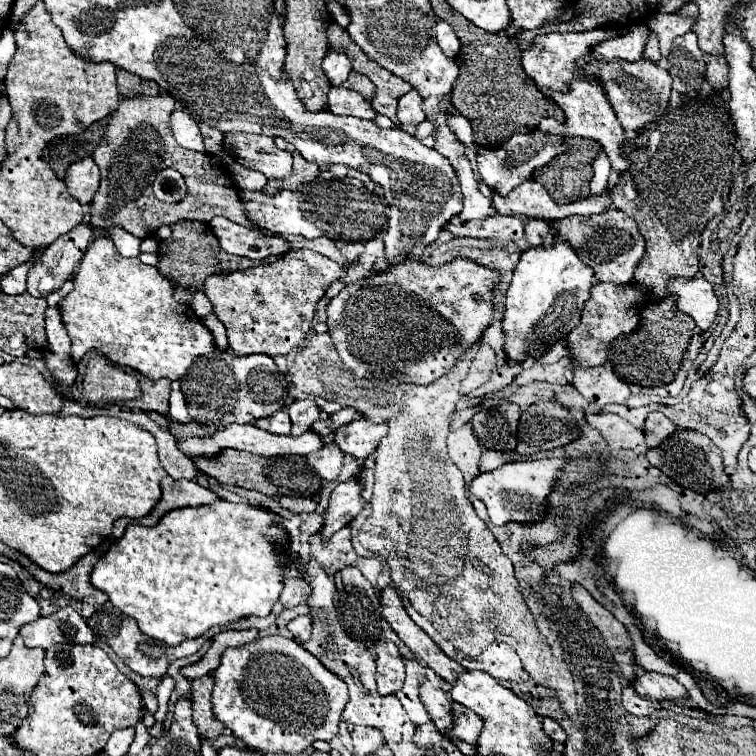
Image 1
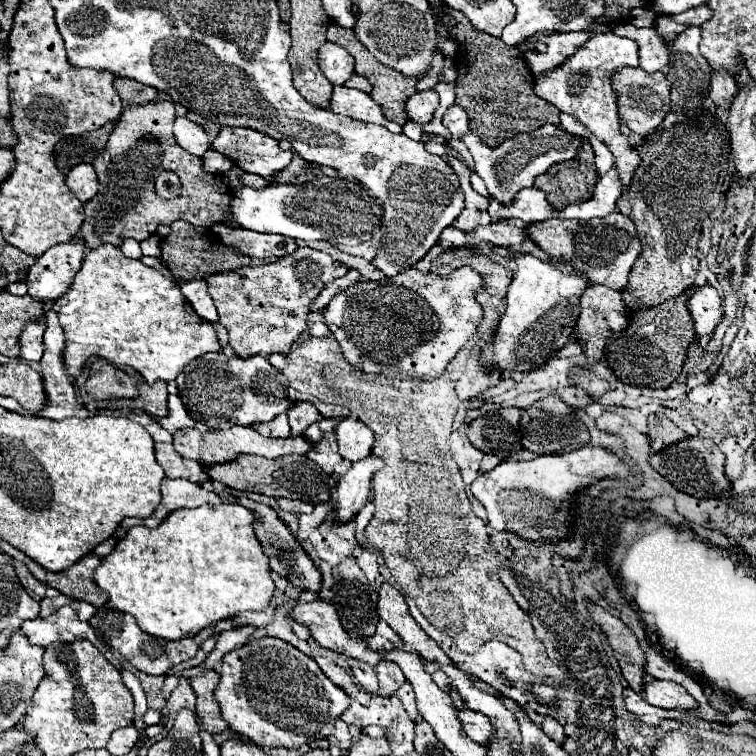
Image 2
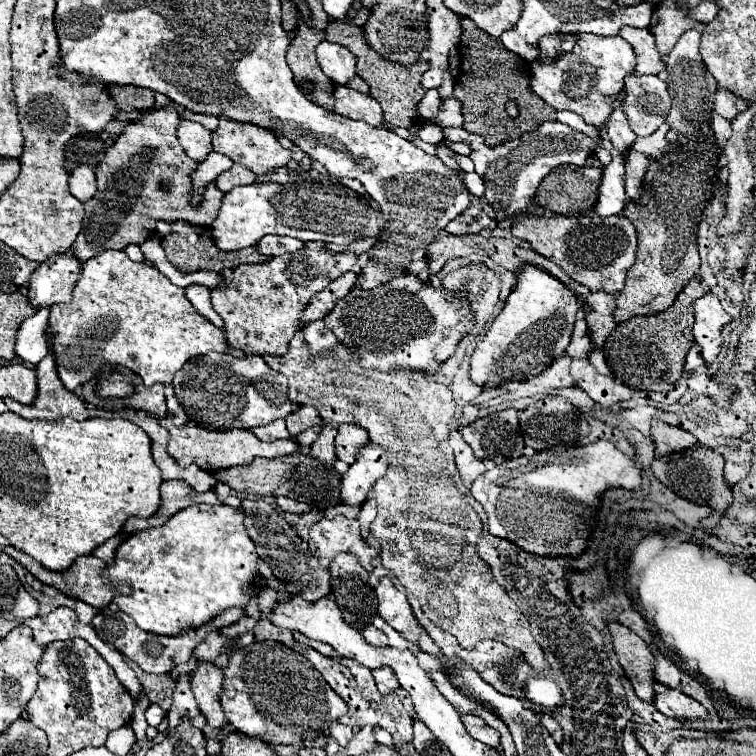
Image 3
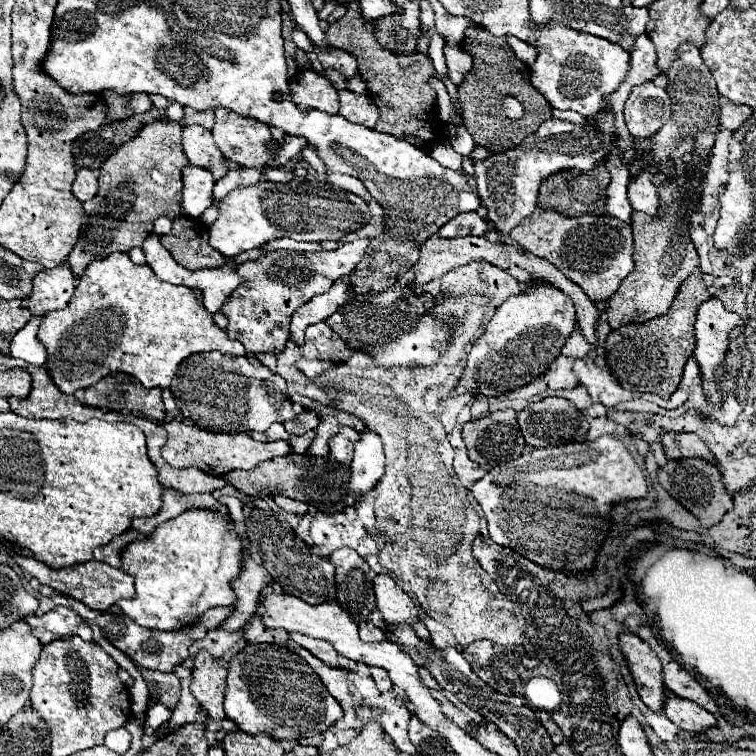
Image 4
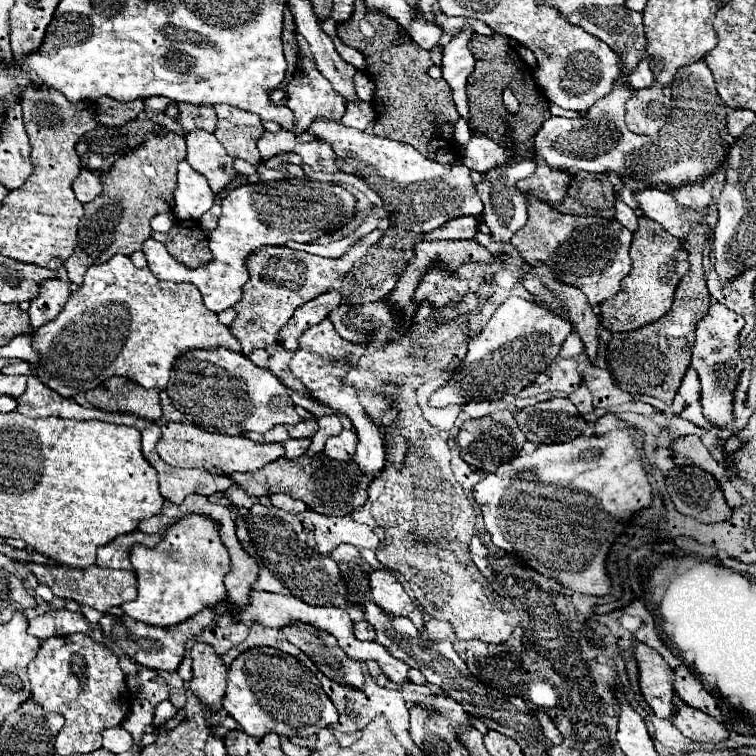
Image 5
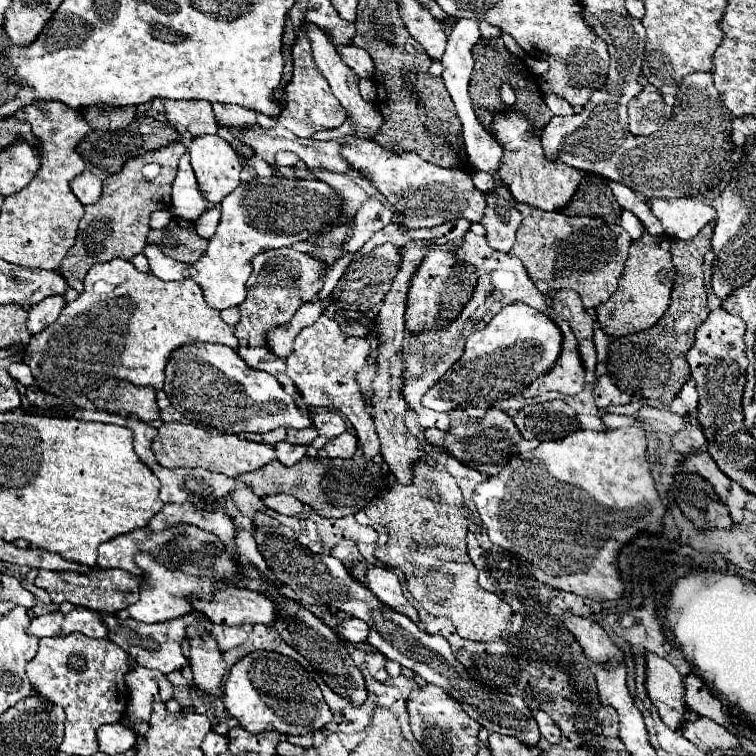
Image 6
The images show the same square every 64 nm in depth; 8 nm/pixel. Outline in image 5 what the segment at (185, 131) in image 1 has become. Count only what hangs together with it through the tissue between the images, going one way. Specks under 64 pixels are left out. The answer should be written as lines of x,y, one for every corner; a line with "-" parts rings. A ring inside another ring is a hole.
202,130
186,132
186,148
186,160
194,170
208,178
214,194
222,192
226,184
236,176
232,166
234,158
226,154
224,146
216,140
214,134

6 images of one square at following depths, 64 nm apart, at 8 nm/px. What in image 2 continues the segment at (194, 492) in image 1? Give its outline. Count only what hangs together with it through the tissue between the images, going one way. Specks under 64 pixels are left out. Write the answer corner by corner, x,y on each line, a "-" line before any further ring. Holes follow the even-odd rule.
162,480
162,502
152,512
152,516
144,518
142,524
148,528
156,528
170,512
178,508
198,508
198,504
220,504
220,496
214,492
204,490
198,484
192,484
188,480

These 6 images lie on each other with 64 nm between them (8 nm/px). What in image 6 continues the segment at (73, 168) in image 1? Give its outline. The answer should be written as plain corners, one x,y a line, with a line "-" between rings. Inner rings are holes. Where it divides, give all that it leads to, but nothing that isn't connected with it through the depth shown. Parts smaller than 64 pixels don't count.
84,170
80,176
76,176
70,182
70,188
82,204
94,204
102,196
102,180
90,170

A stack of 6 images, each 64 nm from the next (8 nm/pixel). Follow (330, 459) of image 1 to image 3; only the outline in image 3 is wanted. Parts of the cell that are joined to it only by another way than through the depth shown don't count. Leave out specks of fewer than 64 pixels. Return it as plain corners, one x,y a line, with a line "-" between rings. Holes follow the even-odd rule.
326,424
318,440
310,446
310,456
316,458
320,464
334,464
338,460
334,452
334,438
336,438
336,428
332,424

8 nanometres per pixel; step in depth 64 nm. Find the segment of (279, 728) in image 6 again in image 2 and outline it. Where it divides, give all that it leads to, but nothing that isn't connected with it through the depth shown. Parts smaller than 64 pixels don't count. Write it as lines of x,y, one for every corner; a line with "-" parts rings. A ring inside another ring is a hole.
272,636
250,640
242,648
228,652
222,658
218,674
220,682
214,690
214,700
220,706
222,718
236,734
240,734
242,738
254,742
264,750
268,748
298,750
300,746
312,740
330,738
334,734
334,722
350,706
350,696
340,686
336,686
310,656
306,656
292,644

